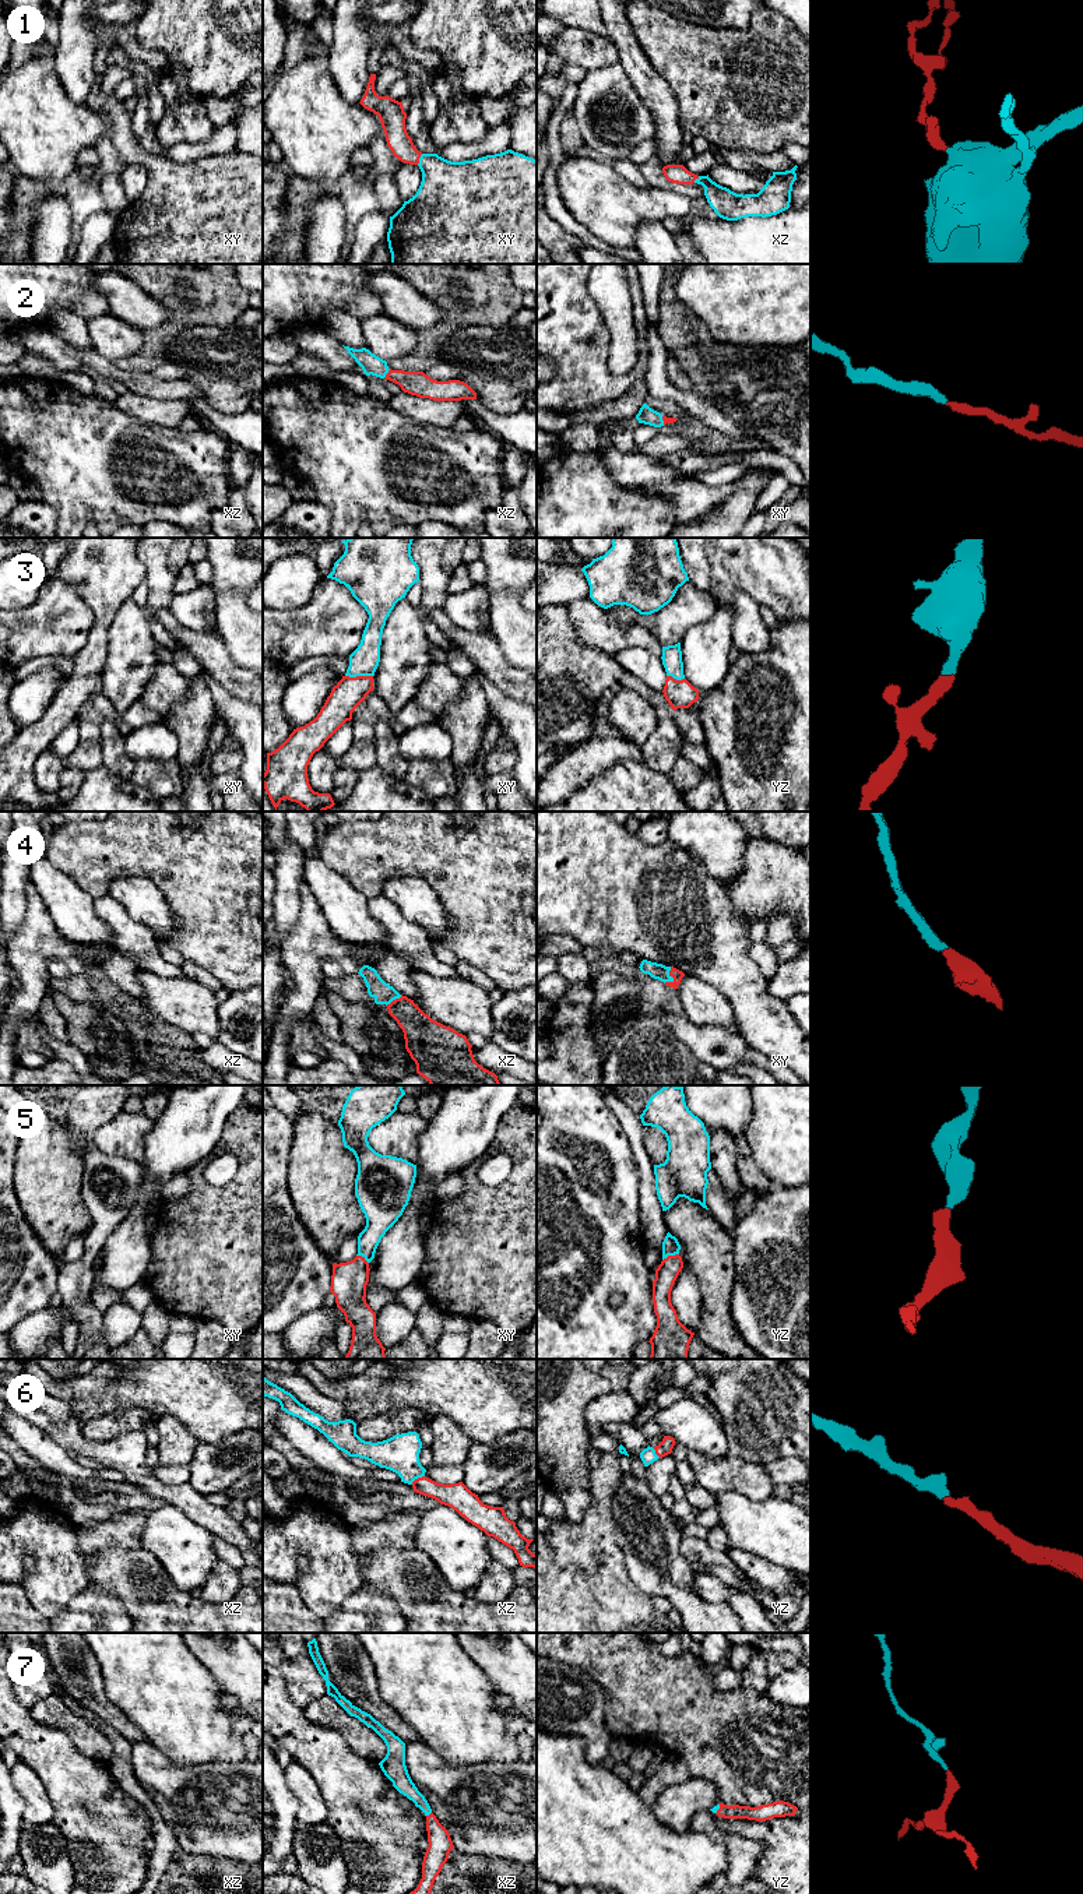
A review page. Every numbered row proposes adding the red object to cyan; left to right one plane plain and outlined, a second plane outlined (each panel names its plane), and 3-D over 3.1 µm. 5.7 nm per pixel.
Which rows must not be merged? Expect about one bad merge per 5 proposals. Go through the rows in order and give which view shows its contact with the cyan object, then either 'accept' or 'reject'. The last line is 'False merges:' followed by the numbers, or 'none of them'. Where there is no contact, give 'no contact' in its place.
1: contact in xy; accept
2: contact in xz; accept
3: contact in xy; accept
4: contact in xy; accept
5: contact in yz; accept
6: contact in xz; accept
7: contact in xz; accept
False merges: none of them

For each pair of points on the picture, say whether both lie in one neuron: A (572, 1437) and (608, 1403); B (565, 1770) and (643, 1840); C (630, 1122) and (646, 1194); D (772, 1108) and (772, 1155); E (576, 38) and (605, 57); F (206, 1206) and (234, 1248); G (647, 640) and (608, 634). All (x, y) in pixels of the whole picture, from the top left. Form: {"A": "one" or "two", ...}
{"A": "two", "B": "one", "C": "one", "D": "one", "E": "one", "F": "one", "G": "one"}

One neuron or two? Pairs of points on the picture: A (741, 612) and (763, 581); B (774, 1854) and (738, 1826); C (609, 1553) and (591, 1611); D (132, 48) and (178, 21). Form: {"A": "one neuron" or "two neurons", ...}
{"A": "two neurons", "B": "one neuron", "C": "one neuron", "D": "two neurons"}

